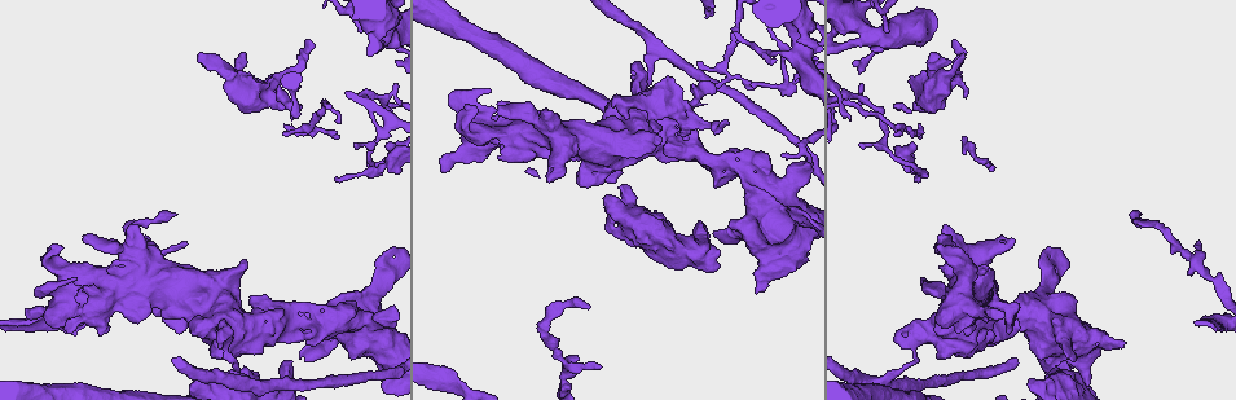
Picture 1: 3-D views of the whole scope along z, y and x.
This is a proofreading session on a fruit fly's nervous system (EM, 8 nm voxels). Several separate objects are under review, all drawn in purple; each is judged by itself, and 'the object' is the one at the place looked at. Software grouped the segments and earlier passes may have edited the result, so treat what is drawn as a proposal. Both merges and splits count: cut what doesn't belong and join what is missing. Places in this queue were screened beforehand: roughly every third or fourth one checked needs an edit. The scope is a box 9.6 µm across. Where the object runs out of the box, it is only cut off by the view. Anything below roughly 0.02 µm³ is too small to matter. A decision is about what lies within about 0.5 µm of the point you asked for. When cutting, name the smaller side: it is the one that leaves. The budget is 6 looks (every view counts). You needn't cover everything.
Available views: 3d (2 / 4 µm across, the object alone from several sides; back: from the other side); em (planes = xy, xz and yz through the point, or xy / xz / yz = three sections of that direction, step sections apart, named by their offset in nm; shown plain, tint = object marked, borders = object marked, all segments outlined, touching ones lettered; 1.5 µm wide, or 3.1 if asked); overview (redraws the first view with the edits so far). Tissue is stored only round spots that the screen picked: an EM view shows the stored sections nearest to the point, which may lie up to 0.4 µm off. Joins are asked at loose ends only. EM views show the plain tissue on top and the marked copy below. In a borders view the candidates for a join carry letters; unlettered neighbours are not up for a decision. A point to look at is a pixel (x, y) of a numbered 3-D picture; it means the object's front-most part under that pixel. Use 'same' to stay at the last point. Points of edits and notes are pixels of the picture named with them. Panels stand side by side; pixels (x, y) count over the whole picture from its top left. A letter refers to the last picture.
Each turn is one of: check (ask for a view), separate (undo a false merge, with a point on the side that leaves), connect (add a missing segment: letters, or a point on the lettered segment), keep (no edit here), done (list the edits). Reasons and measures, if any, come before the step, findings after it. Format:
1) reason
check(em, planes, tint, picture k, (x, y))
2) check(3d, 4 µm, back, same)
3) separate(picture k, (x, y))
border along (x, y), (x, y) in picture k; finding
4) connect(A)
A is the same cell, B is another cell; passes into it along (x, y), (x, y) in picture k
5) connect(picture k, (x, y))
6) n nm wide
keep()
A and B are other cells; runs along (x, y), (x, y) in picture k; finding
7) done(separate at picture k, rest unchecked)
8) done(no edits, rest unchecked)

branch stops here
check(em, yz, step 8, borders, picture 1, (174, 214))

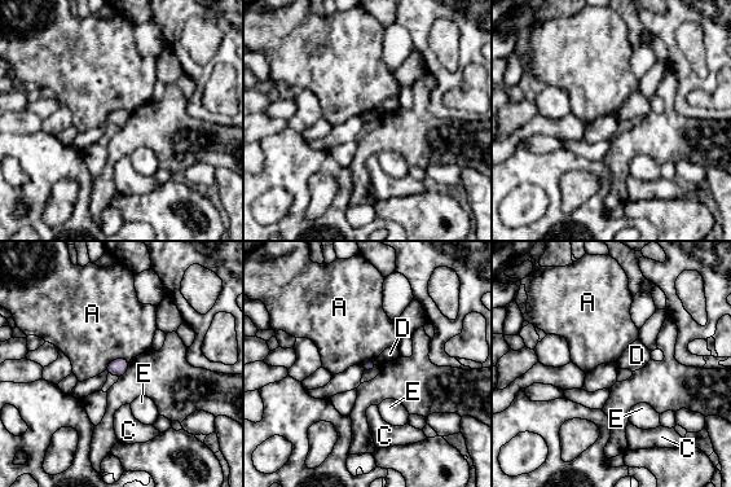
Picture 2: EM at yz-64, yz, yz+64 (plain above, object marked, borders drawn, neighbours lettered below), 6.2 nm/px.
keep()
A, C, D and E are other cells; border along (130, 360), (115, 358), (105, 369) in picture 2; none of them fits

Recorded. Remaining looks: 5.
free end
check(em, planes, tint, picture 1, (1015, 321))

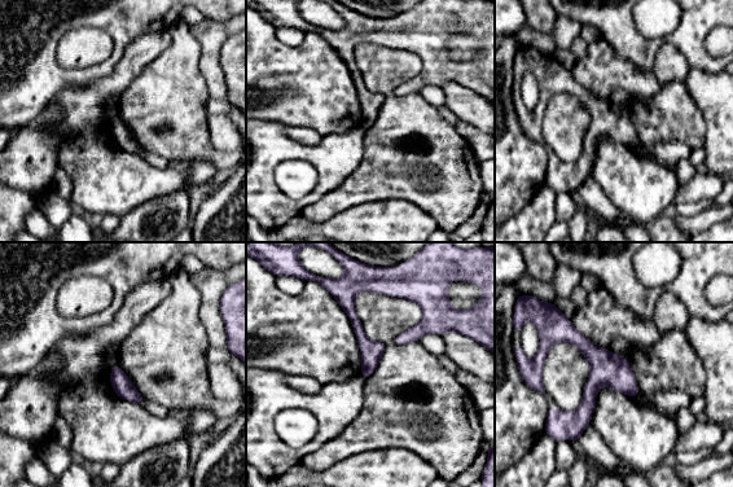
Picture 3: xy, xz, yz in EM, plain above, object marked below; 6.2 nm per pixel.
check(em, planes, borders, same)

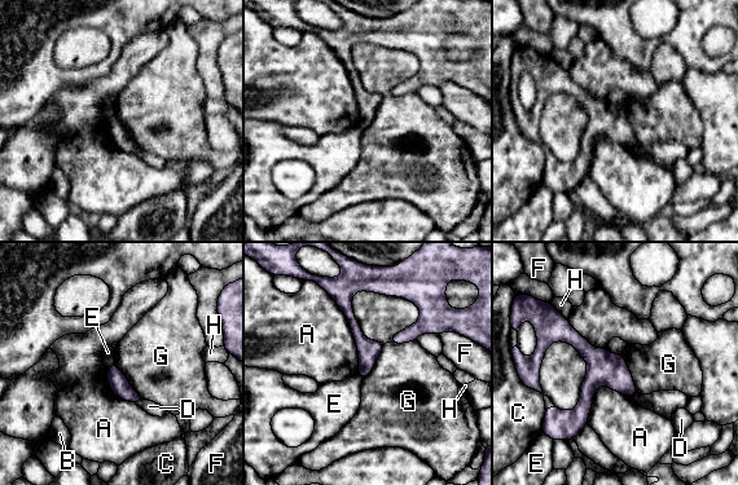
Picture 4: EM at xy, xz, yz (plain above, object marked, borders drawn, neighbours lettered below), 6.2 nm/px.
keep()
A, B, C, D, E, F, G and H are other cells; runs along (539, 360), (552, 336), (572, 336), (632, 391) in picture 4; none of them fits

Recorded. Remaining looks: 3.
tapers out
check(3d, 4 µm, back, picture 1, (309, 39))

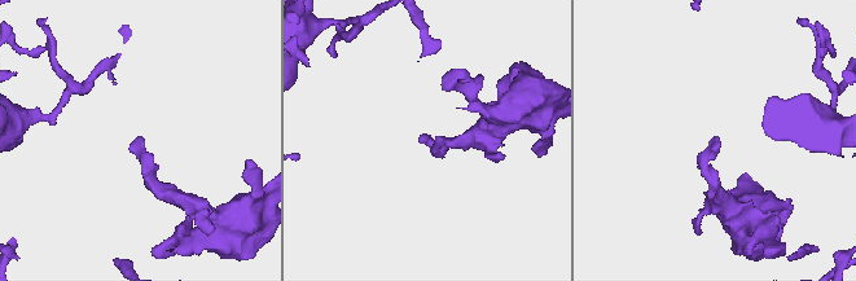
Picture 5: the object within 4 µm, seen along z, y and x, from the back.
check(em, 3.1 µm, planes, tint, picture 5, (137, 138))

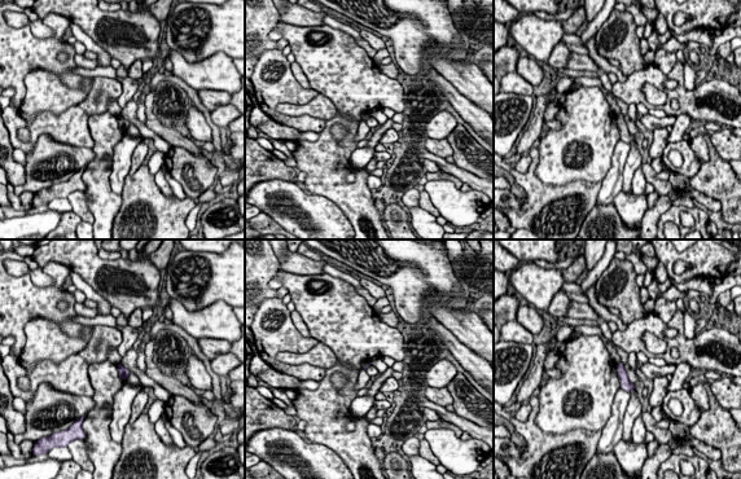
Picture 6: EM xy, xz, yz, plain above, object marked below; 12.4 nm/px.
check(em, 3.1 µm, planes, borders, same)

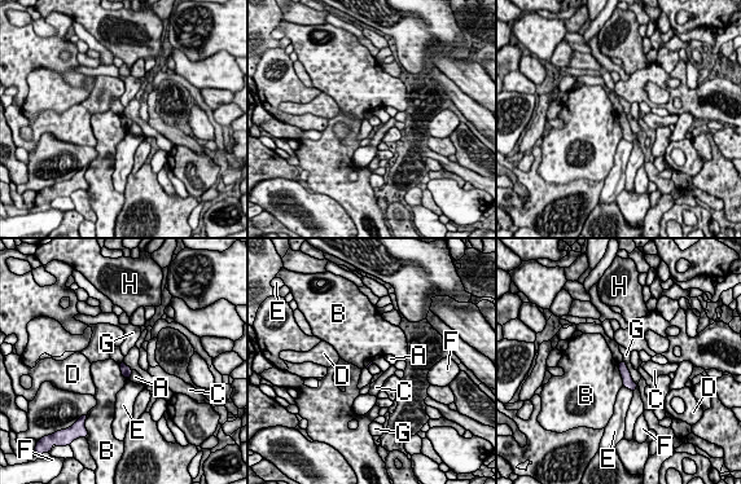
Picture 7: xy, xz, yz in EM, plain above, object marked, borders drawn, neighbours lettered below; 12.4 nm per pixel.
G touches over 420 nm
keep()
A, B, C, D, E, F, G and H are other cells; none of them fits

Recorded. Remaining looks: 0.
done(no edits, rest unchecked)

